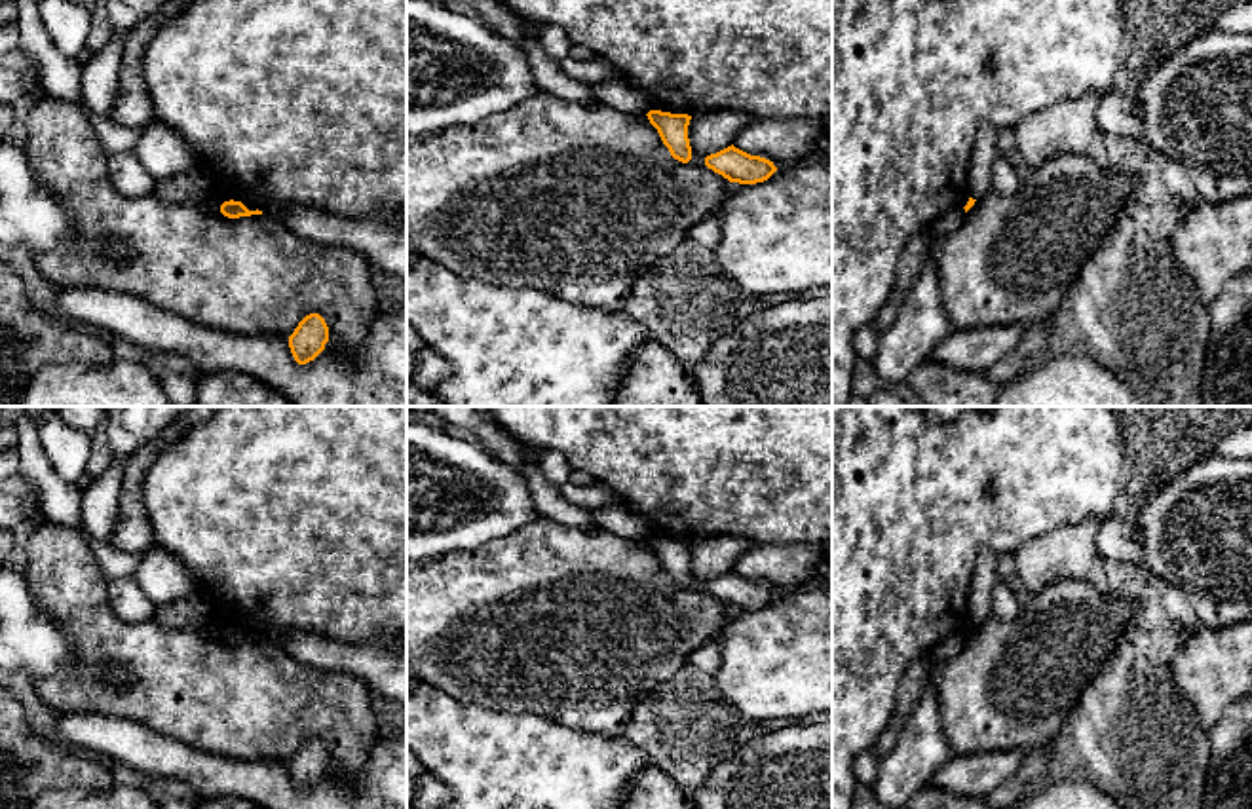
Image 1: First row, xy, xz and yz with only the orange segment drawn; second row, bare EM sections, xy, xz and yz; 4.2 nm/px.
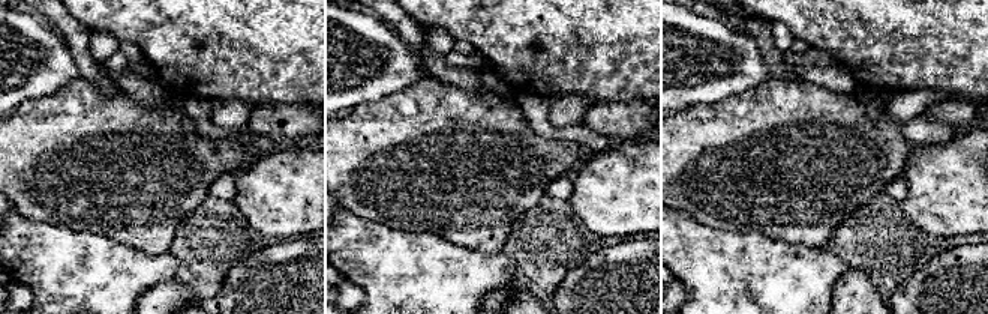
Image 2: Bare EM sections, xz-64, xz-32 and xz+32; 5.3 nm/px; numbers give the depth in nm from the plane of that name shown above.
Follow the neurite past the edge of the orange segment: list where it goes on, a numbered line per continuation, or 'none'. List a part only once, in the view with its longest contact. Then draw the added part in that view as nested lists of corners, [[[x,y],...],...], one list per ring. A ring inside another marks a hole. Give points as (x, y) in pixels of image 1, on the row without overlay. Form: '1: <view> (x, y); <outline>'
none

